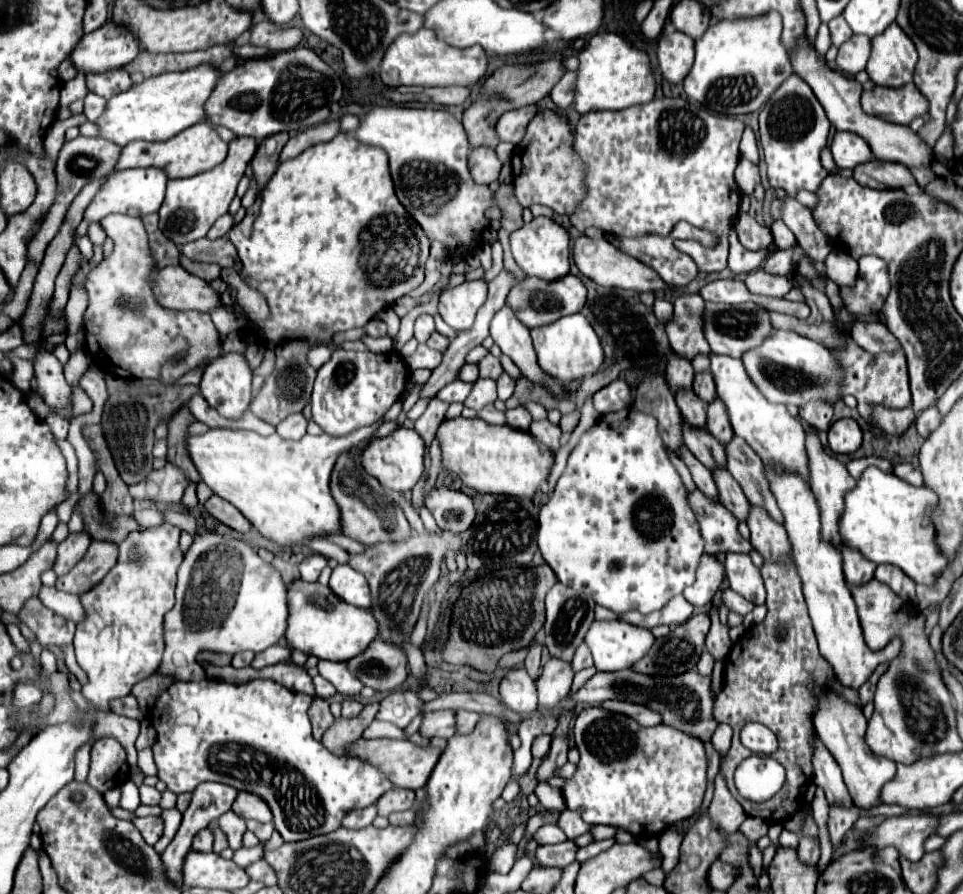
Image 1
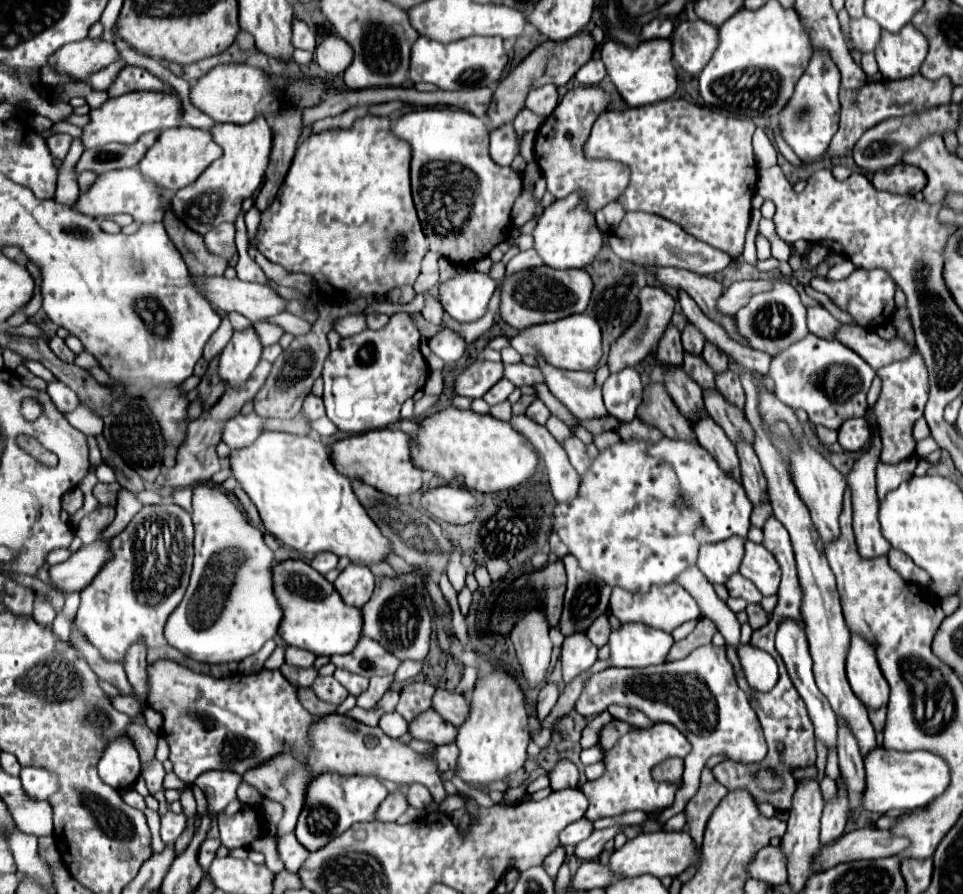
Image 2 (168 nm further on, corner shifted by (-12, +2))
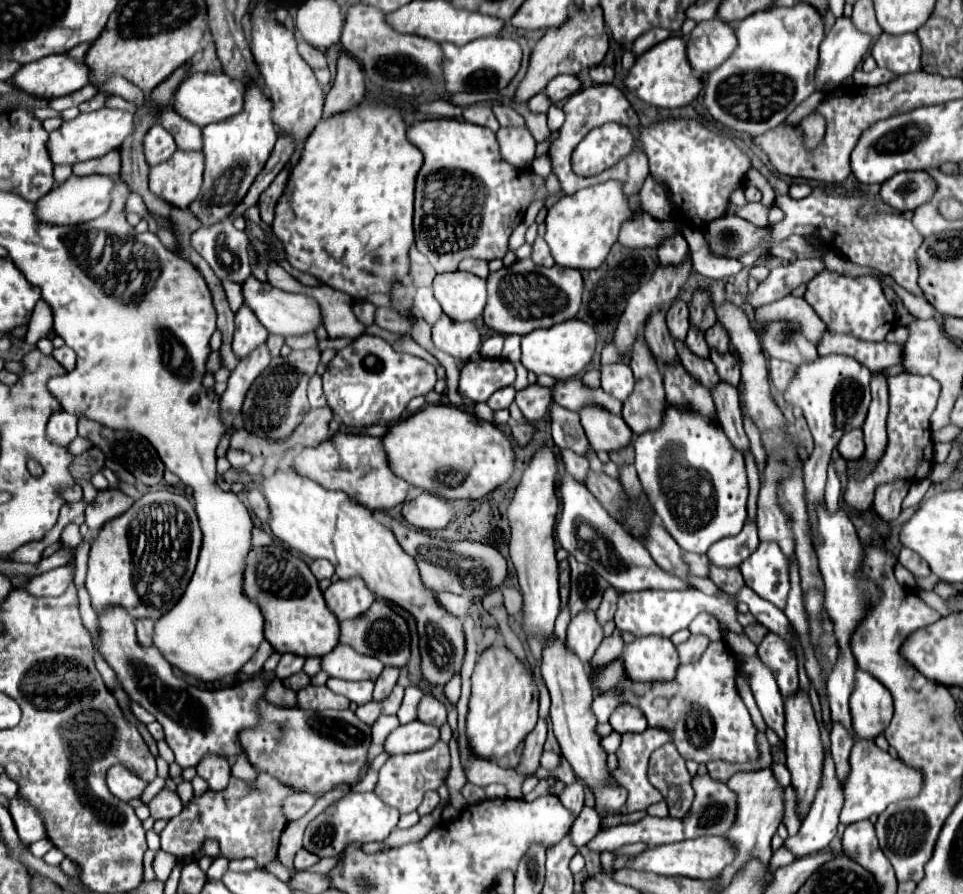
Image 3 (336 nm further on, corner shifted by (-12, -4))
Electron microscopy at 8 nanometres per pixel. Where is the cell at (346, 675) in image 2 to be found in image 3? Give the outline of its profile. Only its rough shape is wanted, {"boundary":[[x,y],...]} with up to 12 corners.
{"boundary":[[328,679],[334,693],[362,705],[372,699],[372,681]]}

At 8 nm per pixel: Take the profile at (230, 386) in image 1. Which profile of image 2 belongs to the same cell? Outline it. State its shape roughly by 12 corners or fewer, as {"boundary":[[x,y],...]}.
{"boundary":[[254,327],[234,331],[220,377],[242,385],[260,361]]}

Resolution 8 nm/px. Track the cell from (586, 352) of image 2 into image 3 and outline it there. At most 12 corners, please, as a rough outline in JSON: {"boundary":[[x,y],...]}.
{"boundary":[[572,319],[522,337],[522,365],[554,379],[580,375],[596,331]]}

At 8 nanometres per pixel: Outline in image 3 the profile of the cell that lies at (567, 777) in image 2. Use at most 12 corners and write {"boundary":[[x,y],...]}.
{"boundary":[[580,781],[566,785],[560,797],[564,807],[578,815],[584,807]]}

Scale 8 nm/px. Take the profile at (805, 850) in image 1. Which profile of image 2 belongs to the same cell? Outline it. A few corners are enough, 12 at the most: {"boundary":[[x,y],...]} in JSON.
{"boundary":[[836,779],[836,795],[822,813],[820,843],[844,833],[848,797]]}

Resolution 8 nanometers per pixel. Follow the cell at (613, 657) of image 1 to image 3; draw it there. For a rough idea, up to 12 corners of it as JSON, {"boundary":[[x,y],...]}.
{"boundary":[[666,637],[624,645],[632,681],[668,681],[678,653]]}

